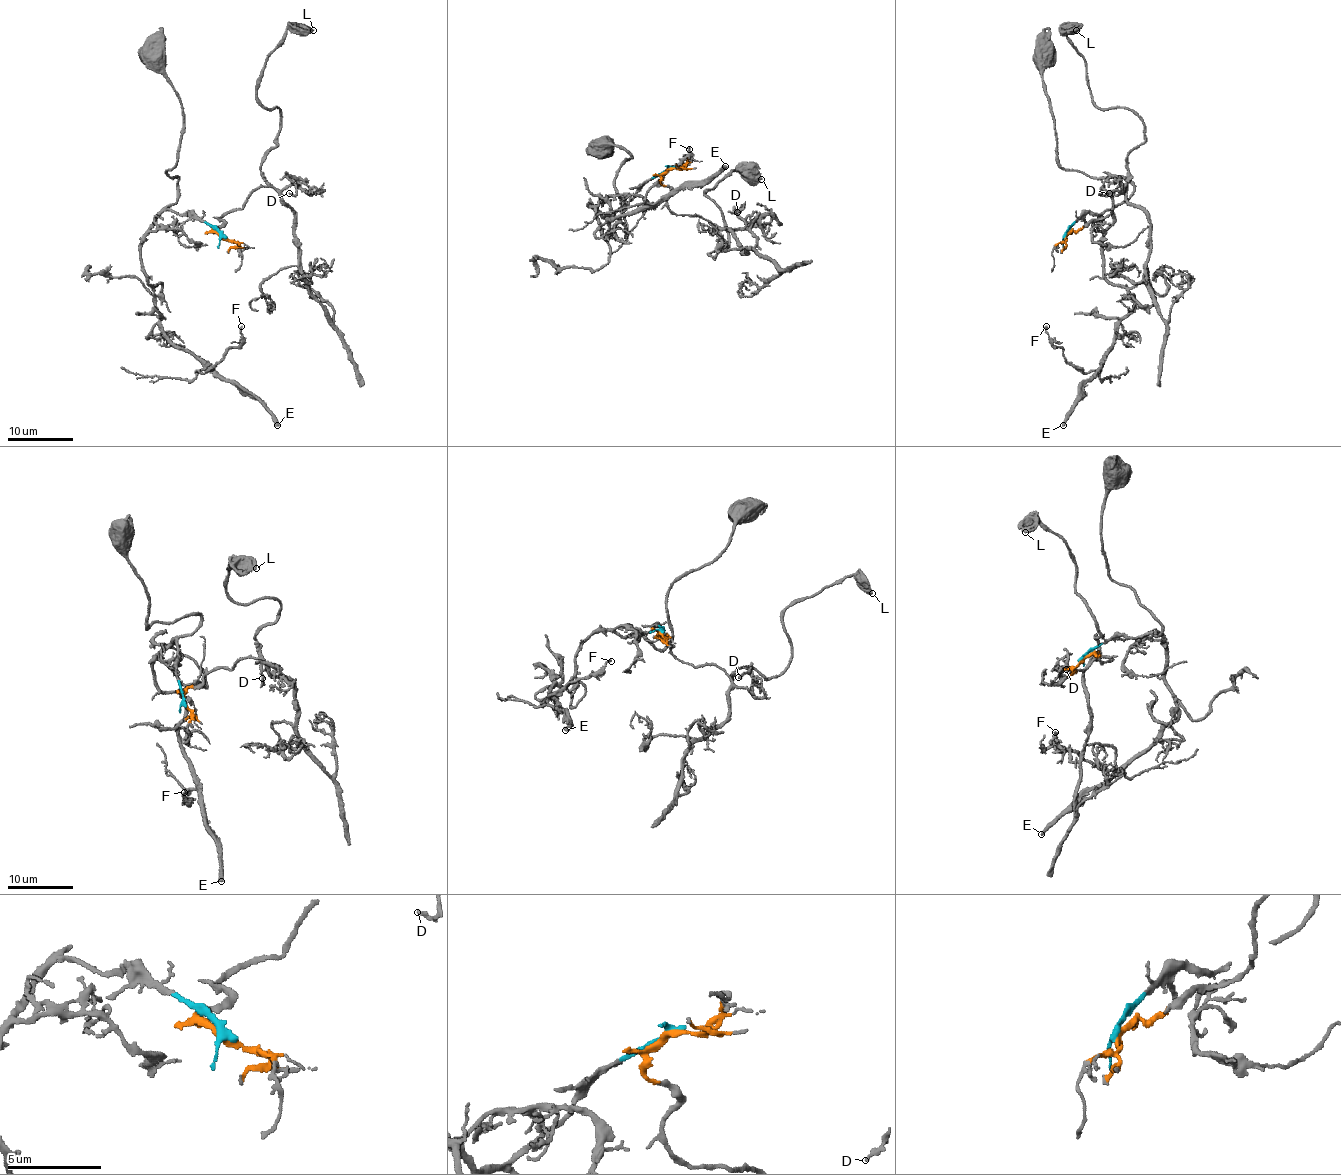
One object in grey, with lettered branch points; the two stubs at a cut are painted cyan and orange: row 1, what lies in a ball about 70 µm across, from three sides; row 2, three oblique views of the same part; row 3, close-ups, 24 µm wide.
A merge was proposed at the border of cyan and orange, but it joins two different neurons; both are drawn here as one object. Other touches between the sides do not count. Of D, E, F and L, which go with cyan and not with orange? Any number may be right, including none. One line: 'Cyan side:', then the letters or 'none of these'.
Cyan side: E, F

